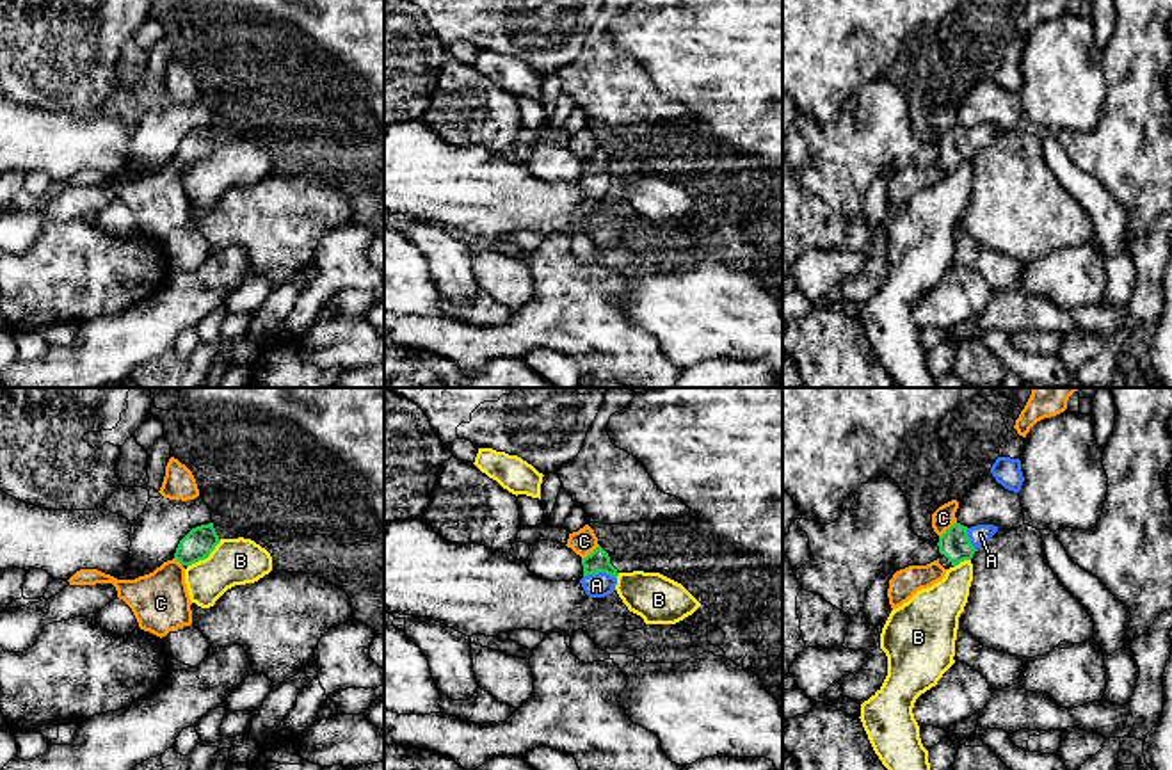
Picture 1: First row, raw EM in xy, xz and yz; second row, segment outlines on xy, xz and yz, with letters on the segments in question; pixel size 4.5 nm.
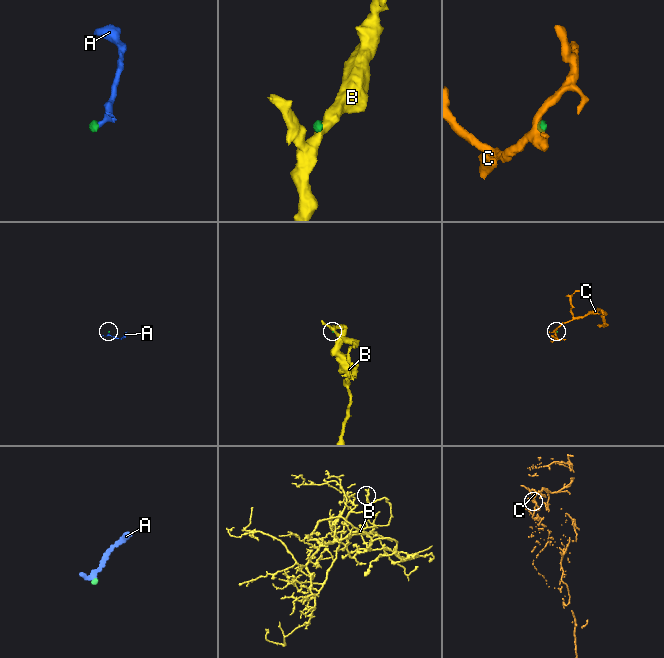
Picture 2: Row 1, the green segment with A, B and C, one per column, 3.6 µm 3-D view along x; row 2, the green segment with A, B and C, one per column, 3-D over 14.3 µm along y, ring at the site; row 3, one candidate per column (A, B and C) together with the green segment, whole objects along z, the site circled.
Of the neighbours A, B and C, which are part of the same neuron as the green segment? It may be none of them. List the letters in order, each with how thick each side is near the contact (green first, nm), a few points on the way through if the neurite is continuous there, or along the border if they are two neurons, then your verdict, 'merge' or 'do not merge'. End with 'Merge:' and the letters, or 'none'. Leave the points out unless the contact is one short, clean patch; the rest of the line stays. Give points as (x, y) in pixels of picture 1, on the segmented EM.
A: 100/110 nm | across xz (598, 561), (600, 571), (596, 585) | merge
B: 140/220 nm | along xy (221, 539), (207, 557), (187, 568) | do not merge
C: 100/120 nm | along xz (598, 545), (582, 559) | do not merge
Merge: A

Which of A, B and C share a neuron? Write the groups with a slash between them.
A / B / C

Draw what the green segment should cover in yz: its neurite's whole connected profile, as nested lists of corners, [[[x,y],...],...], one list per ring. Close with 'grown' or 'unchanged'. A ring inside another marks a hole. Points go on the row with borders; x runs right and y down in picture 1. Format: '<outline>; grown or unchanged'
[[[960,523],[951,525],[941,537],[939,537],[939,564],[944,569],[955,567],[964,560],[971,560],[975,551],[982,548],[994,533],[998,526],[994,525],[976,525],[976,526],[964,526]]]; grown

